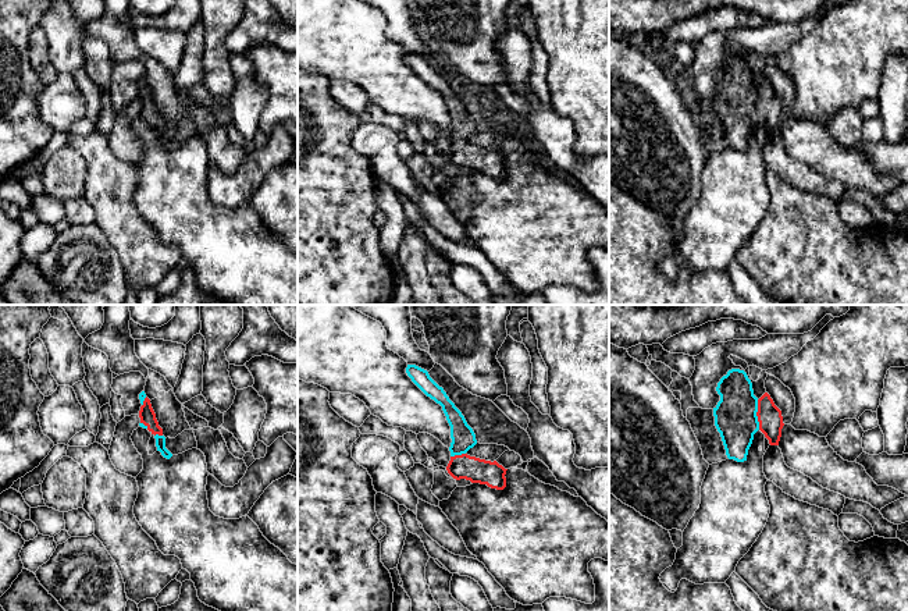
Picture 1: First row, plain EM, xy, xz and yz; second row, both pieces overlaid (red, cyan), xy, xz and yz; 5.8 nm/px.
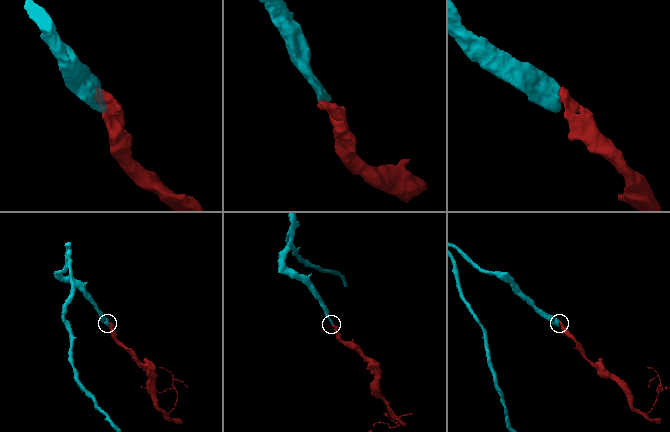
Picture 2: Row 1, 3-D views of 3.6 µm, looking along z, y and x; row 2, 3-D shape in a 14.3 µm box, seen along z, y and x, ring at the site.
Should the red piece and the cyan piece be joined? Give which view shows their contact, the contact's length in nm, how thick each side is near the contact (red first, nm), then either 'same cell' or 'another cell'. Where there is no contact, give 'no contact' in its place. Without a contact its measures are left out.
contact in yz; length 180 nm; calibres 140 and 240 nm; same cell

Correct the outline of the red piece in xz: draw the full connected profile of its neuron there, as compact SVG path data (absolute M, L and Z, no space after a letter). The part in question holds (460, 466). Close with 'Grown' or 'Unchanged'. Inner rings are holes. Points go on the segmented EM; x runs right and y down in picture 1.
M407 365L406 373L427 397L442 406L451 426L452 443L449 447L451 461L446 466L448 473L456 480L466 479L471 483L503 490L506 487L505 475L508 469L496 461L491 462L466 454L477 444L476 434L444 388L430 377L427 370L416 365Z. Grown

